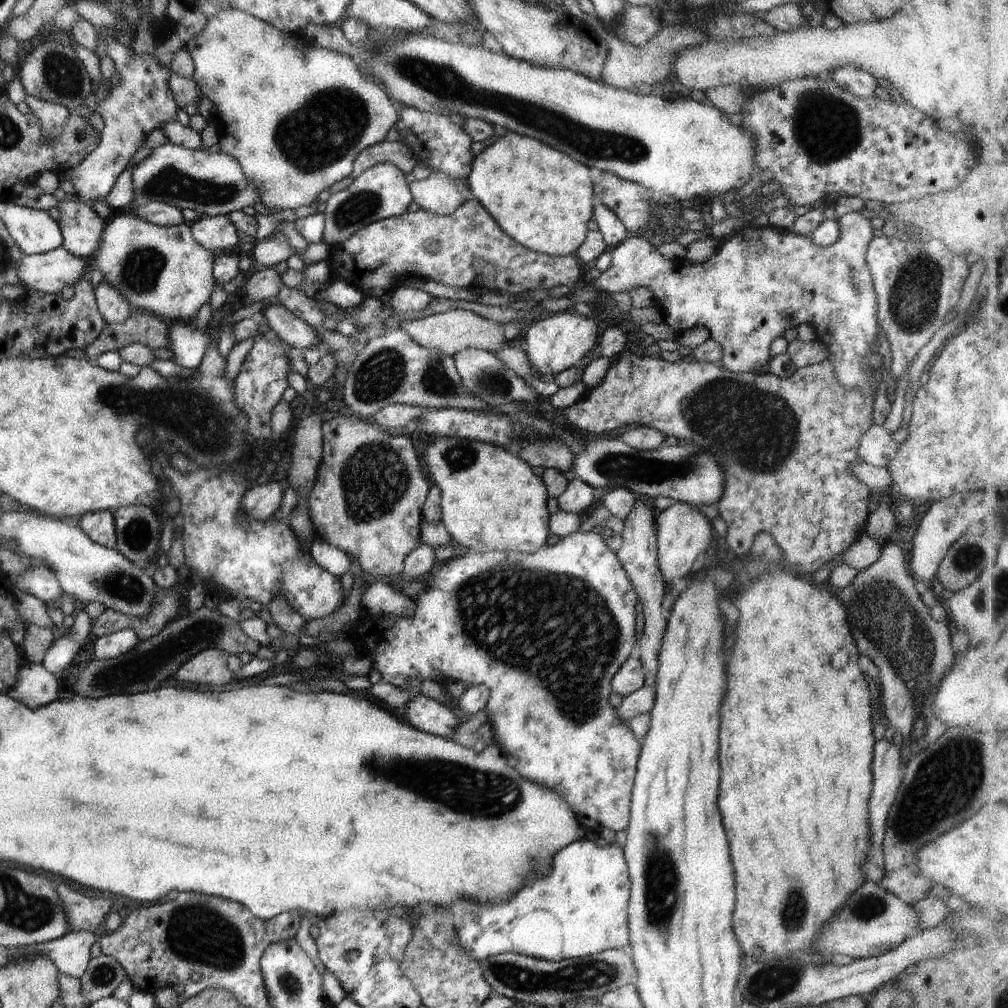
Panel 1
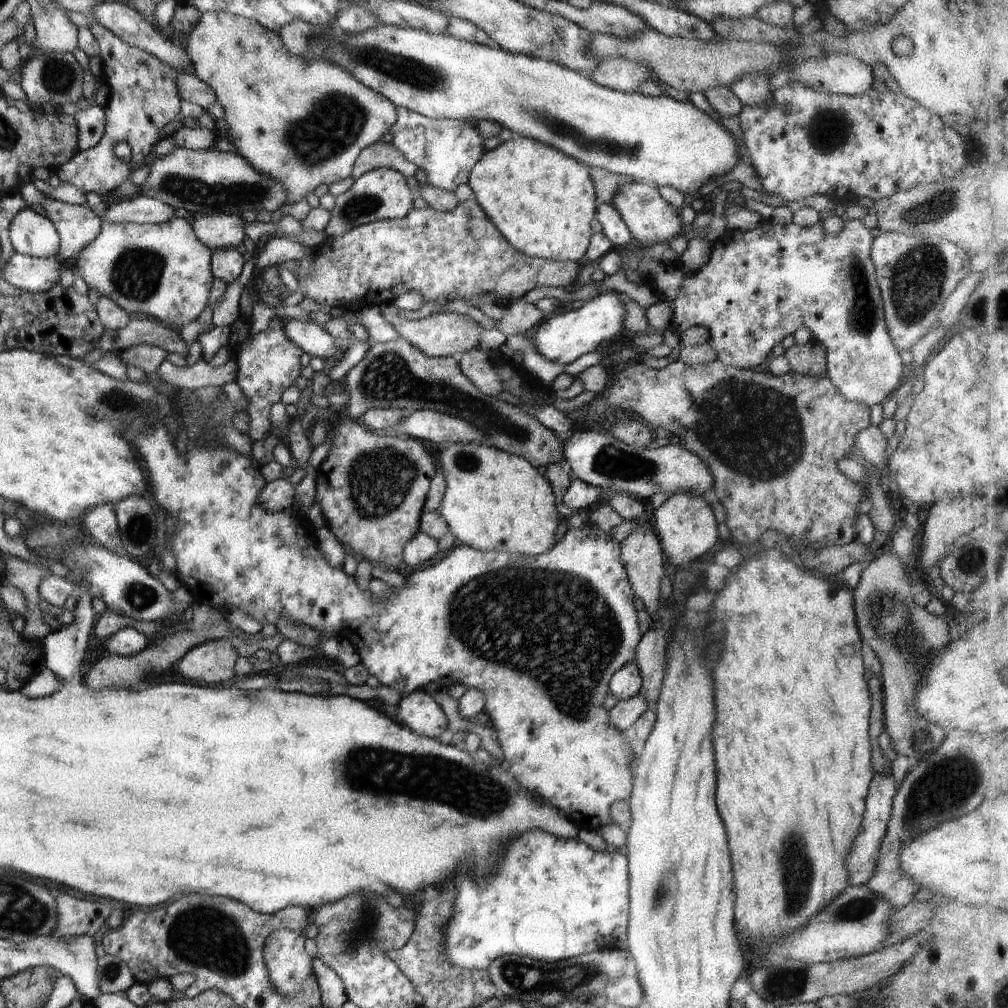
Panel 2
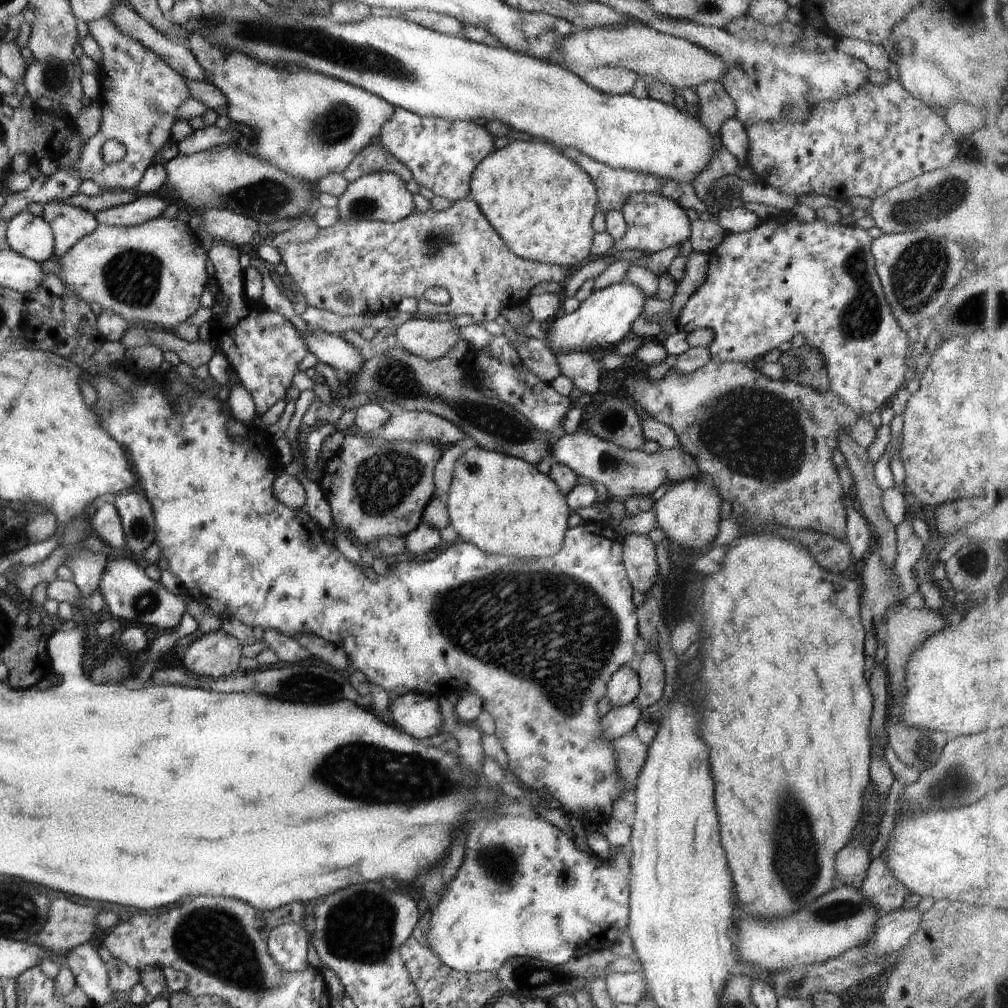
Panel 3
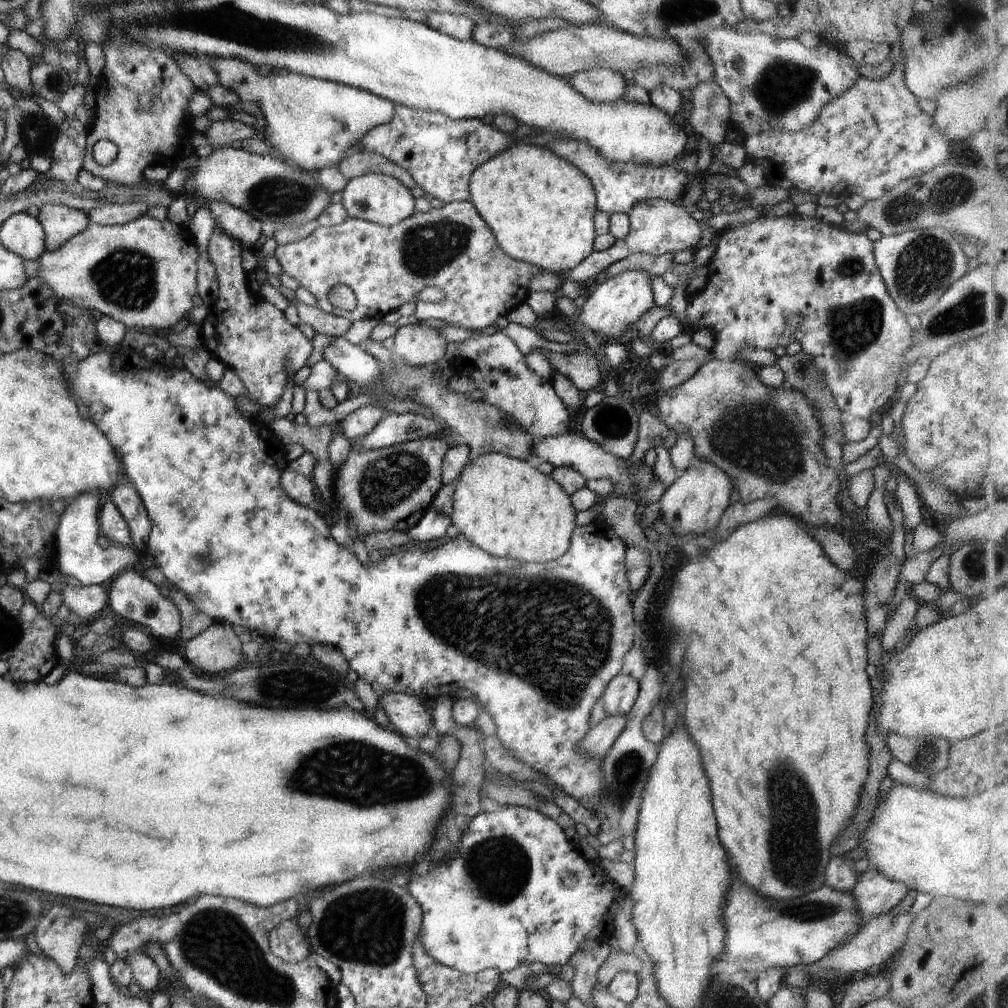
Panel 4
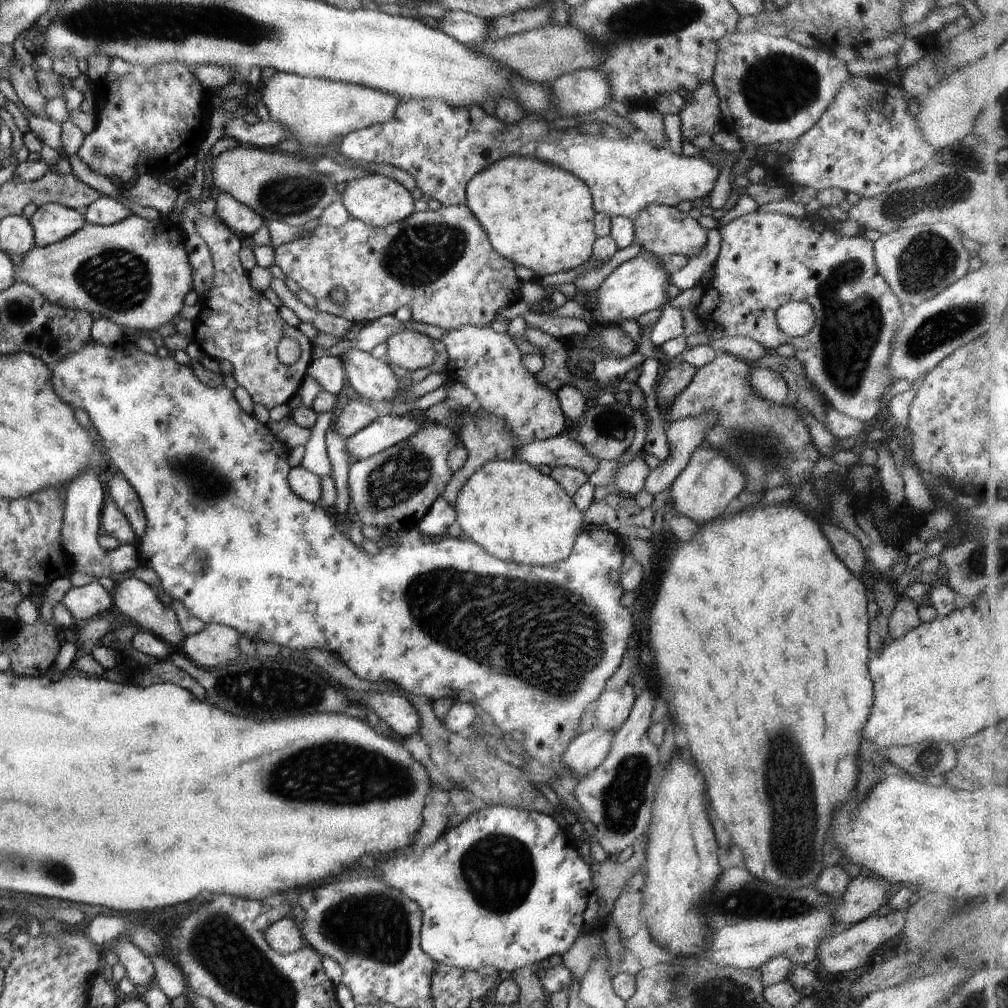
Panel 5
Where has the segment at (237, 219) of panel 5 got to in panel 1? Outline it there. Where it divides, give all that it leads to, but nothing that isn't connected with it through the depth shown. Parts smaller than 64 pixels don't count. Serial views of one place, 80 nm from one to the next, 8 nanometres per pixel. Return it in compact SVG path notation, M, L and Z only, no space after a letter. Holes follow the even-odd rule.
M228 216L202 218L191 225L194 240L216 256L238 244L238 229Z

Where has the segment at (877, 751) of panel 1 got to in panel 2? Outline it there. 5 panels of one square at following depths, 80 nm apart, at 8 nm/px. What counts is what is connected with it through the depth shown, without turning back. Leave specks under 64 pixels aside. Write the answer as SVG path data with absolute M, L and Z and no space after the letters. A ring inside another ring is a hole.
M891 768L890 771L880 774L880 776L876 774L874 780L872 780L870 794L866 798L866 814L864 814L862 830L860 830L860 836L858 836L856 844L854 844L856 850L848 858L848 870L850 870L848 874L850 874L852 884L867 884L871 876L874 876L876 872L879 850L886 834L893 809L893 798L897 793L898 787L899 785L894 781Z

